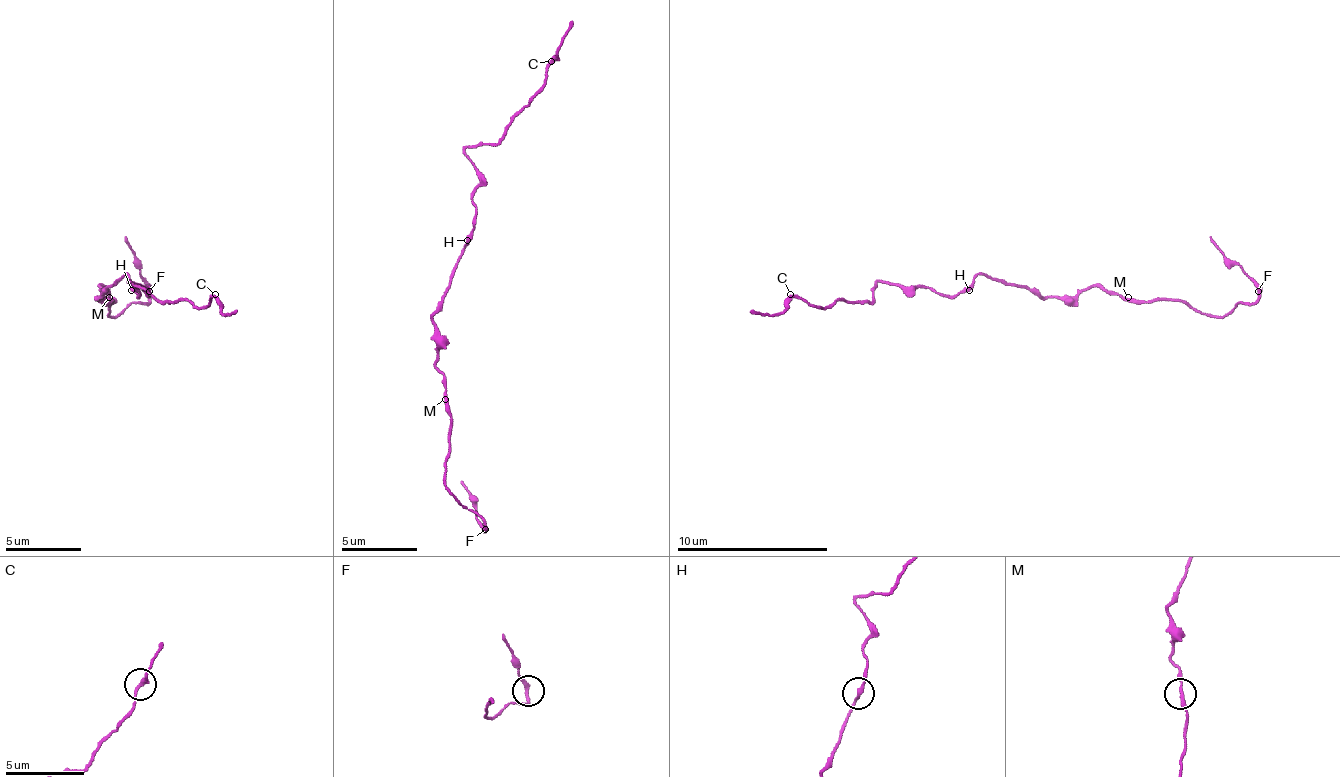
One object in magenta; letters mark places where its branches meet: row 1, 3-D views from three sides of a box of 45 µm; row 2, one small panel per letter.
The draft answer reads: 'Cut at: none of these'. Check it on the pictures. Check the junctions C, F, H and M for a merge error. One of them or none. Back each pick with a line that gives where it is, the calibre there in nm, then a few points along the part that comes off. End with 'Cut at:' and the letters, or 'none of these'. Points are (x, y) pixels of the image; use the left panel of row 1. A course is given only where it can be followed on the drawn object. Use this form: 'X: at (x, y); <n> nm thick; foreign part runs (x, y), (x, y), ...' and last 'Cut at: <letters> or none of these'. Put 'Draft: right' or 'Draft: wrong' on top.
Draft: wrong
F: at (149, 291); 220 nm thick; foreign part runs (150, 290), (124, 237)
Cut at: F

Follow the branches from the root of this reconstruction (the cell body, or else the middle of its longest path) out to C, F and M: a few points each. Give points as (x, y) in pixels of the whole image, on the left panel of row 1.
C: (109, 286), (124, 275), (139, 294), (143, 286), (128, 282), (162, 301), (200, 309), (215, 294)
F: (109, 286), (97, 297), (101, 286), (116, 301), (109, 305), (112, 316), (128, 305), (143, 305), (150, 290)
M: (109, 286), (97, 297), (101, 297), (101, 286), (109, 297)

